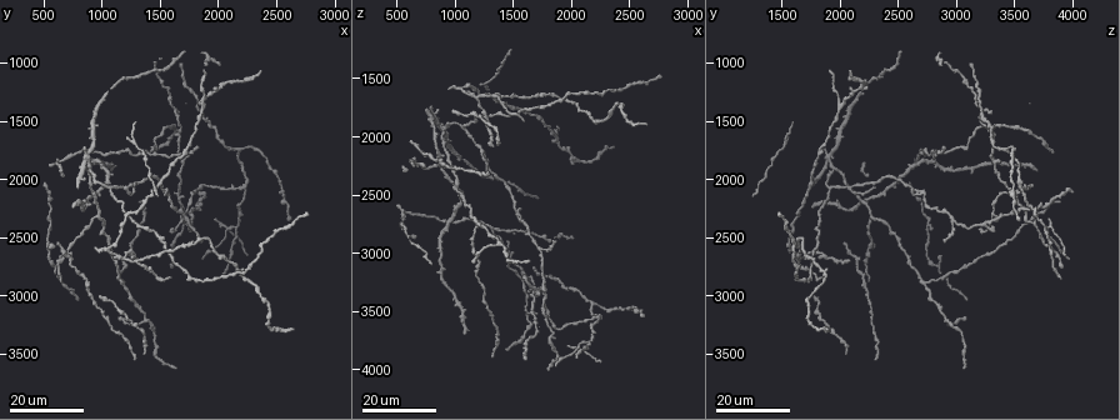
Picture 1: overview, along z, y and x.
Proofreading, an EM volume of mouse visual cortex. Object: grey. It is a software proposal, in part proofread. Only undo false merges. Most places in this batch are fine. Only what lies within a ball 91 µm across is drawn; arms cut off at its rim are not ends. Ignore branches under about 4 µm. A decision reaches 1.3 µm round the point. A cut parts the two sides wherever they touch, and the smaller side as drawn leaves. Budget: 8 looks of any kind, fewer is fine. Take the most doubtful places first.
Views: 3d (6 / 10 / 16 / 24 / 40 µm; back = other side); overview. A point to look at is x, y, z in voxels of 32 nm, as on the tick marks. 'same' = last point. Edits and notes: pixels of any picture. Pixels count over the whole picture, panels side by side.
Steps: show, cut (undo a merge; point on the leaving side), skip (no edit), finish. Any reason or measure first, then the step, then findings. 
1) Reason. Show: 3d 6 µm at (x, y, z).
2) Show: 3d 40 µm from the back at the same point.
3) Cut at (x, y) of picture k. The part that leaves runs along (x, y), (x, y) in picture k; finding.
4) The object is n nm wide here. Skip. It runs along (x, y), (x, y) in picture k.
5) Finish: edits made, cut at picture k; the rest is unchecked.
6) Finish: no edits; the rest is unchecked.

Branch point. Show: 3d 24 µm at (2140, 2440, 3760).

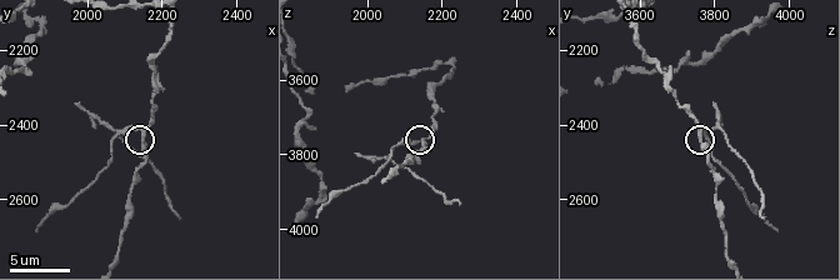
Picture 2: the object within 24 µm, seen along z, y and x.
Show: 3d 6 µm at (2150, 2420, 3760).

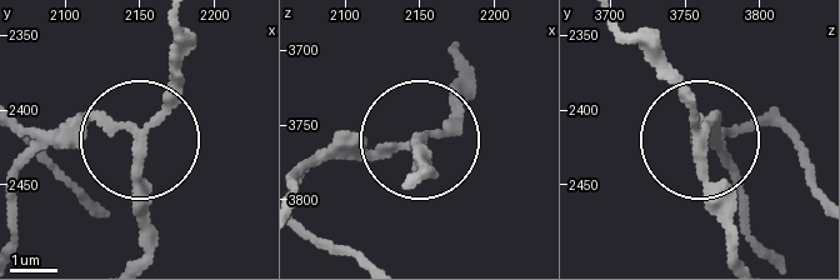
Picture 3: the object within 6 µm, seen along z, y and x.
The side arm is 16 µm long; 3 arms meet here. Cut at (61, 136) of picture 3. A second cell is stuck on.

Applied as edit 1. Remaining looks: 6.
Show: overview.

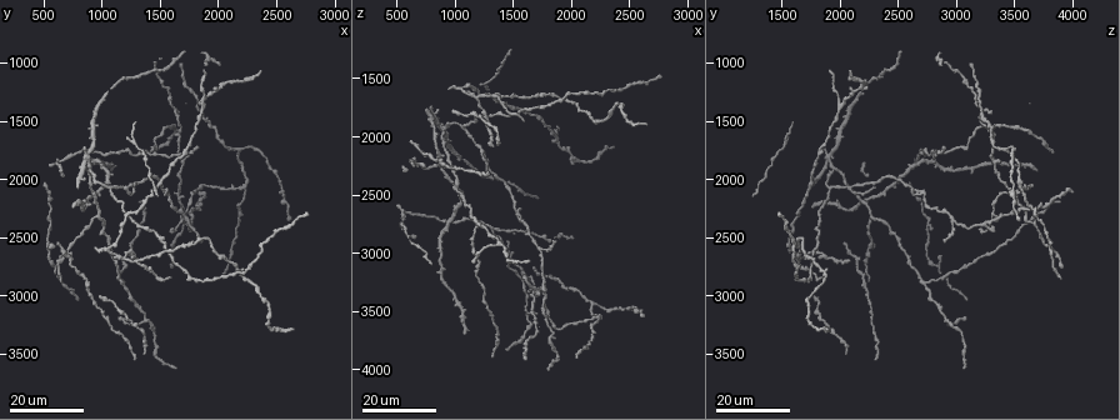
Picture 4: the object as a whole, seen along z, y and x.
Show: 3d 24 µm at (1300, 2700, 1640).

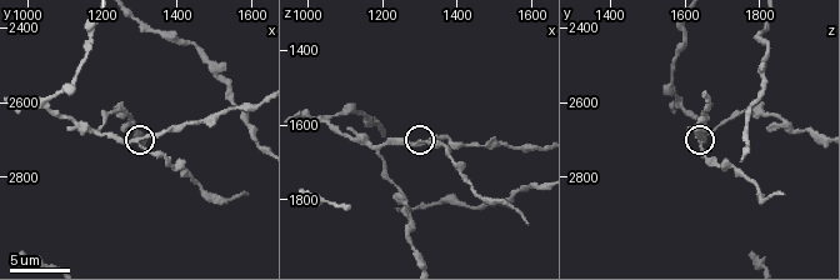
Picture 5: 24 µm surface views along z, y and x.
Show: 3d 6 µm at (1300, 2710, 1650).

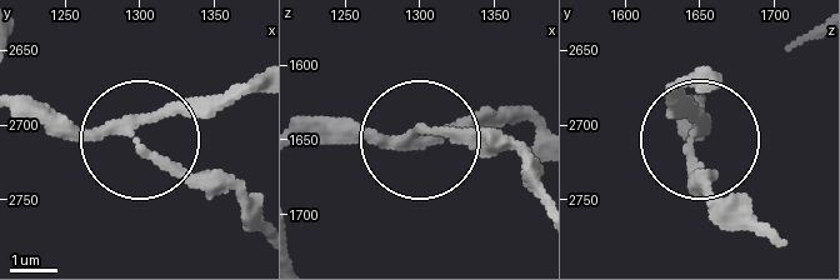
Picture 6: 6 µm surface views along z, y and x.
3 arms meet here. Skip. All the same cell.

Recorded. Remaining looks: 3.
Three-way junction. Show: 3d 16 µm at (2240, 2060, 3580).

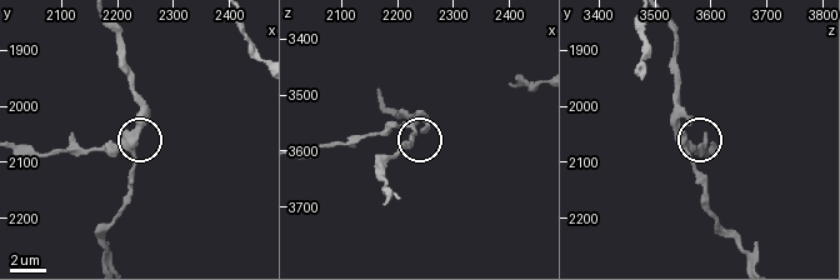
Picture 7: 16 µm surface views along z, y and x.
Show: 3d 10 µm at (2225, 2075, 3555).

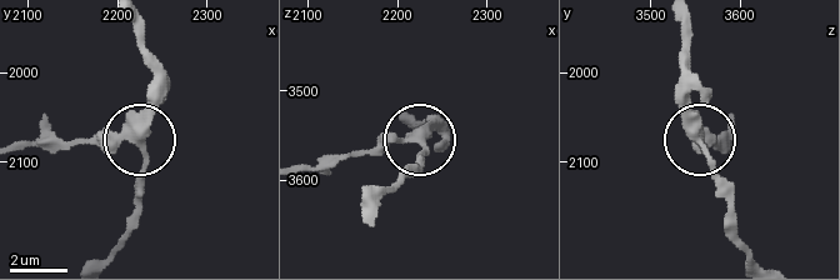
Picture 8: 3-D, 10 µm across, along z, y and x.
Skip. It runs along (20, 148), (135, 140), (143, 148), (143, 195) in picture 8; continuous, no second cell.

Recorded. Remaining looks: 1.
Finish: edits made, cut at picture 3; the rest is unchecked.

